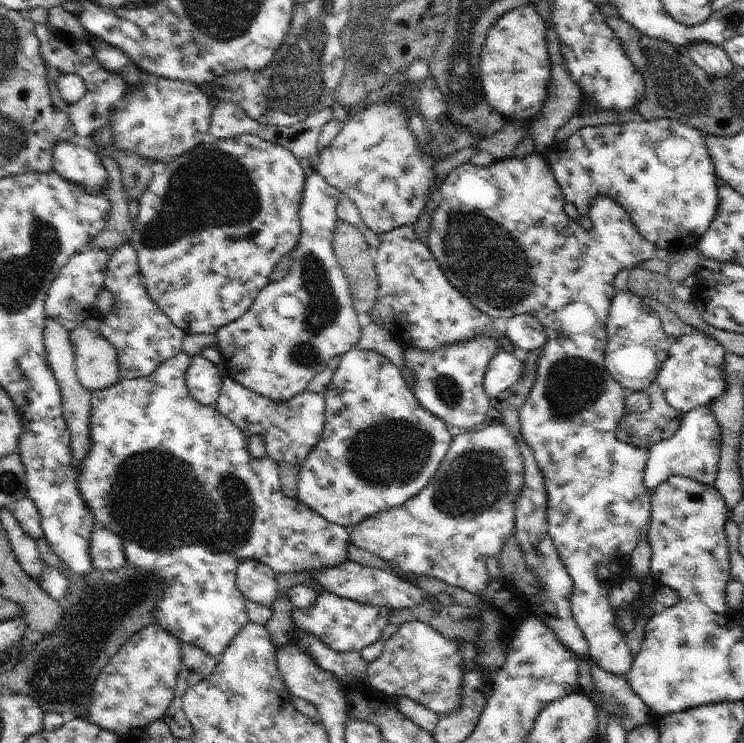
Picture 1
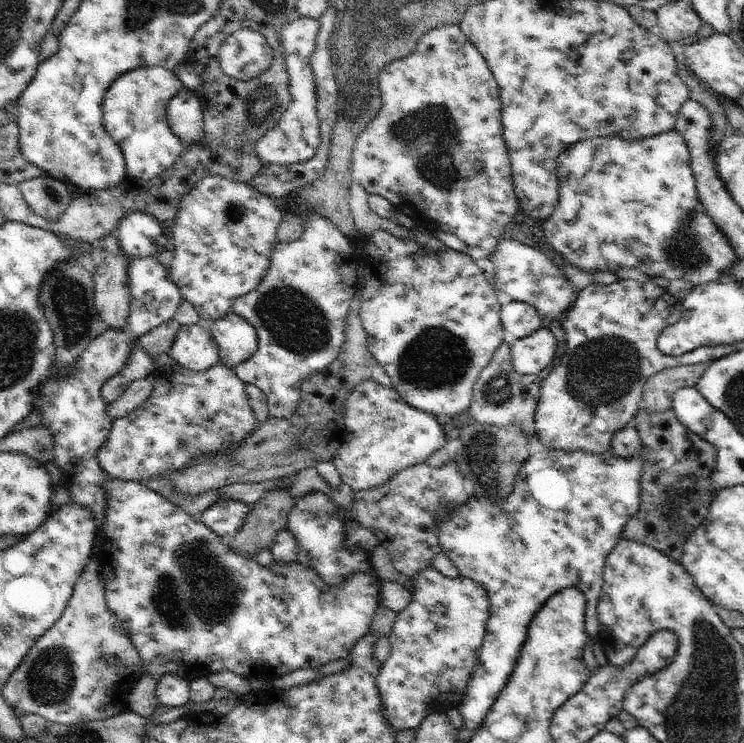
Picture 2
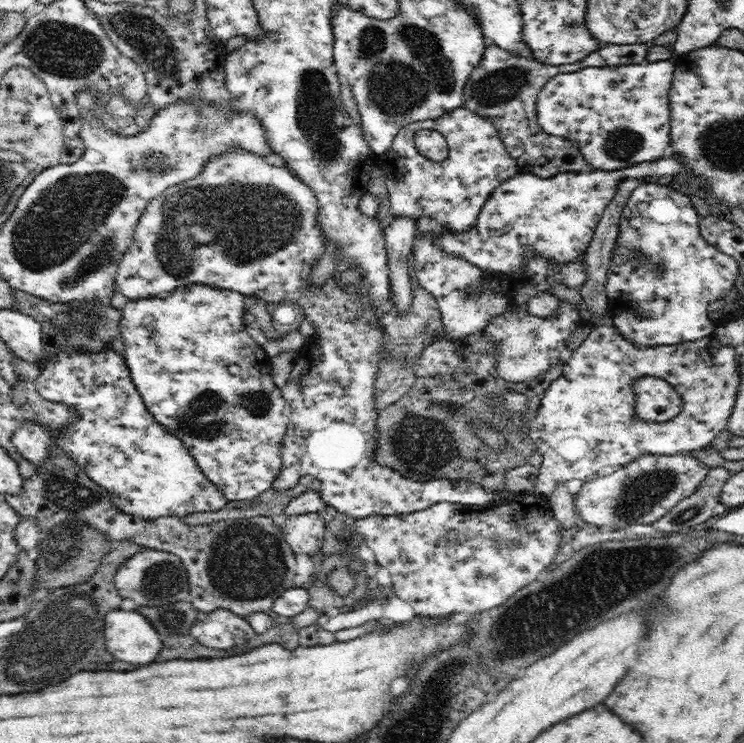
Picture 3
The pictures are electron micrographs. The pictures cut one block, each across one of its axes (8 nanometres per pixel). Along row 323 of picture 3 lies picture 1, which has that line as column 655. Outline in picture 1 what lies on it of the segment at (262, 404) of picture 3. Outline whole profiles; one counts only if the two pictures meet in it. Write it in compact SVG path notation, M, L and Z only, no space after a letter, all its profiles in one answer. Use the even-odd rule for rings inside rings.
M670 118L631 123L582 127L562 142L554 143L546 152L550 170L564 194L565 202L576 206L578 214L589 212L590 202L596 196L608 196L620 203L630 215L636 232L671 253L696 246L718 212L718 177L710 160L704 134Z

